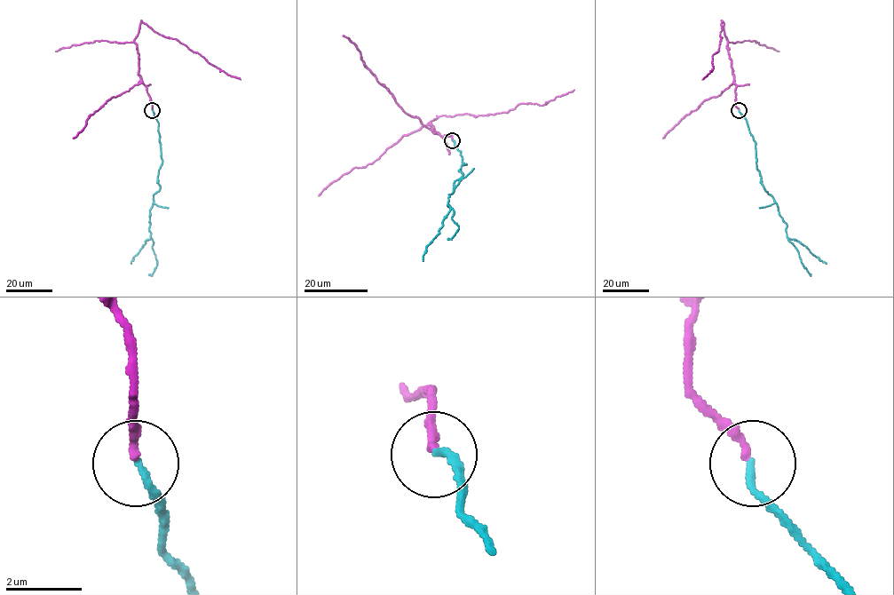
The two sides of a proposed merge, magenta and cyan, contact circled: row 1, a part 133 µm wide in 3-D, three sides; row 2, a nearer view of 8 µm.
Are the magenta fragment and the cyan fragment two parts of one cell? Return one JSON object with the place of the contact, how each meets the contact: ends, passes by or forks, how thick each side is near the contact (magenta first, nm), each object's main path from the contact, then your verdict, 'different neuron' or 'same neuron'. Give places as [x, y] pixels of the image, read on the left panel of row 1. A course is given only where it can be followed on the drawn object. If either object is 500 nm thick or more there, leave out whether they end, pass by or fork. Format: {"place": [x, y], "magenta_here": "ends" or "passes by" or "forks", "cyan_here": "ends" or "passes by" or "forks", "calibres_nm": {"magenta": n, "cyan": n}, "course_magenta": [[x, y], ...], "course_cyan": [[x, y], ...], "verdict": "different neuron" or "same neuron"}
{"place": [152, 110], "magenta_here": "ends", "cyan_here": "ends", "calibres_nm": {"magenta": 240, "cyan": 190}, "course_magenta": [[152, 109], [138, 73], [138, 54], [134, 42], [141, 22], [162, 35], [177, 39], [208, 62], [241, 79]], "course_cyan": [[152, 110], [158, 122], [162, 165], [157, 183], [160, 188], [153, 194], [150, 210], [151, 236], [131, 263]], "verdict": "same neuron"}

